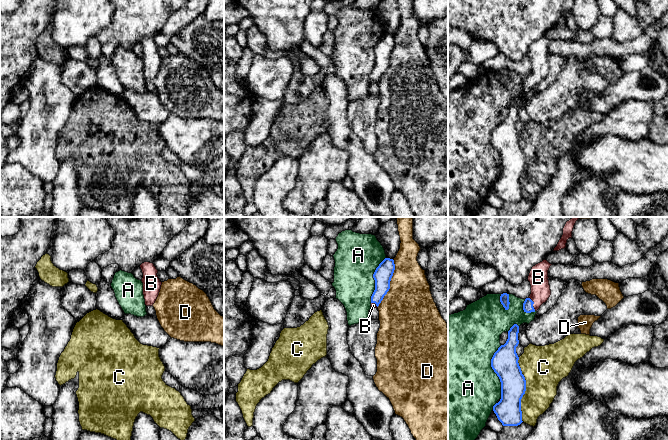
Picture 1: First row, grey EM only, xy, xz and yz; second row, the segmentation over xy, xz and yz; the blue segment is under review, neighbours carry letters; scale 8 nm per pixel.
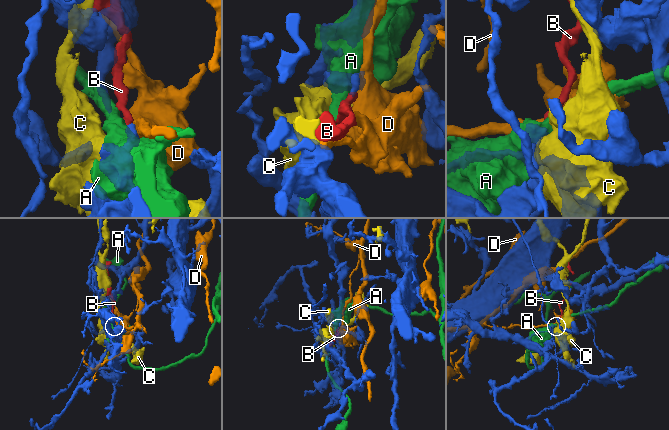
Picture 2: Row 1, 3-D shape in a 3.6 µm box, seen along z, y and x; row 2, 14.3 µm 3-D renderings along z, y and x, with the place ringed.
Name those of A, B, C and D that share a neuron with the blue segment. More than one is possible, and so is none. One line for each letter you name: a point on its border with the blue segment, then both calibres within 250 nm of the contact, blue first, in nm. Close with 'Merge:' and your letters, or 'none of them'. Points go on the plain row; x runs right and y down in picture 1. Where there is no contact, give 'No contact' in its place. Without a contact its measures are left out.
B: Touches blue at yz (533, 79). Thickness 80 nm (blue) against 160 nm
Merge: B

